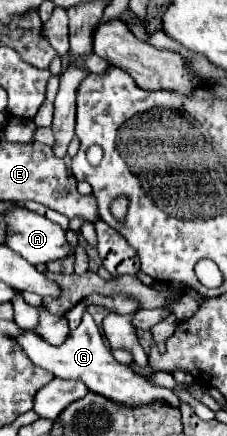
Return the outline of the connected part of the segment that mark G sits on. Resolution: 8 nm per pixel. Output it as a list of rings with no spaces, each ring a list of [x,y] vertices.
[[[84,312],[80,326],[74,332],[70,332],[70,336],[66,338],[66,342],[62,346],[50,346],[34,332],[16,336],[16,342],[22,346],[22,350],[28,354],[28,358],[36,366],[40,366],[64,380],[82,380],[90,392],[108,396],[108,400],[114,400],[116,404],[122,404],[126,408],[138,408],[142,404],[156,404],[156,402],[170,404],[174,408],[180,408],[180,404],[182,404],[180,398],[172,390],[162,388],[162,386],[154,384],[150,378],[144,378],[144,376],[132,372],[130,366],[116,362],[110,348],[106,348],[98,326],[94,324],[94,320],[88,312]]]

